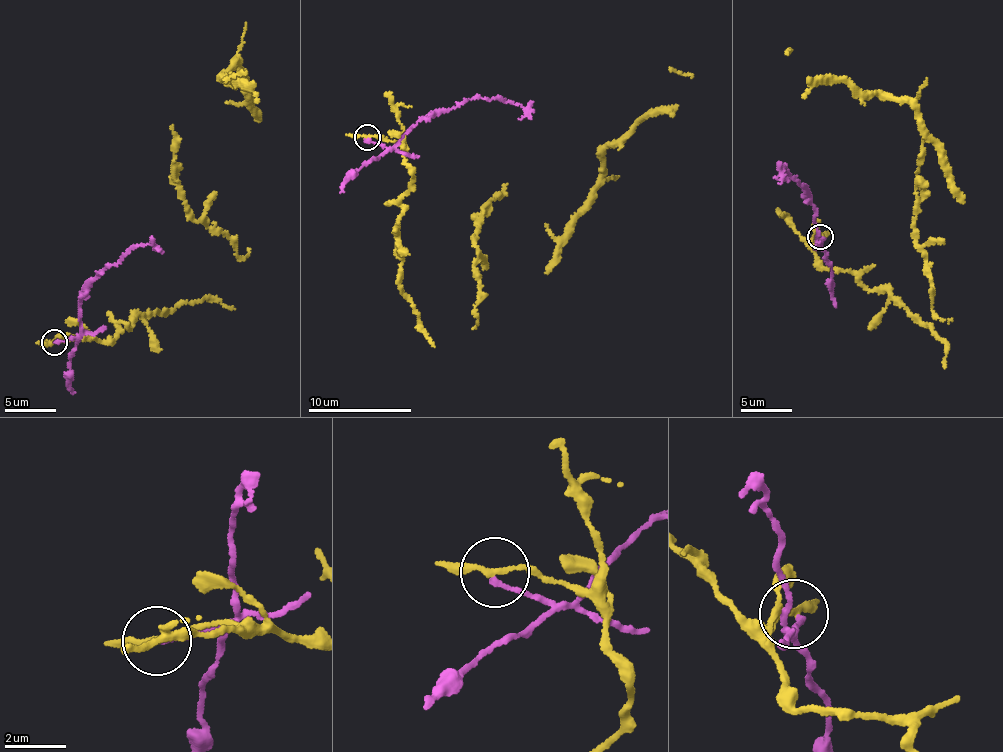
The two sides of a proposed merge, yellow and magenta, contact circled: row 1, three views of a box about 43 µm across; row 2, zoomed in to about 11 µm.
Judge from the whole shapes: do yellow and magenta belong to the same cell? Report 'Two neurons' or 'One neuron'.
Two neurons

